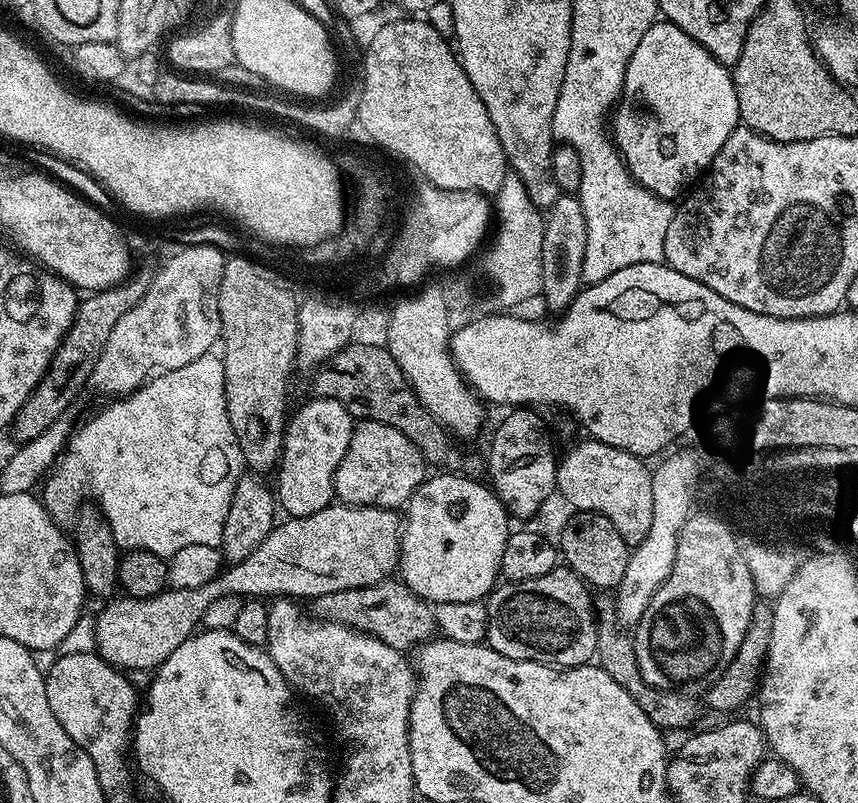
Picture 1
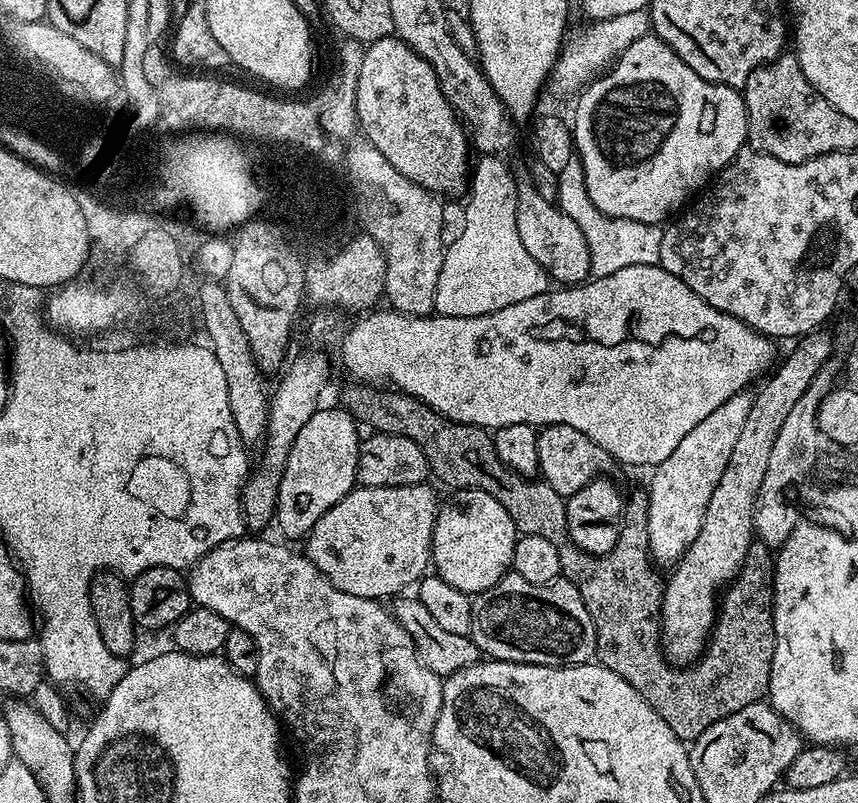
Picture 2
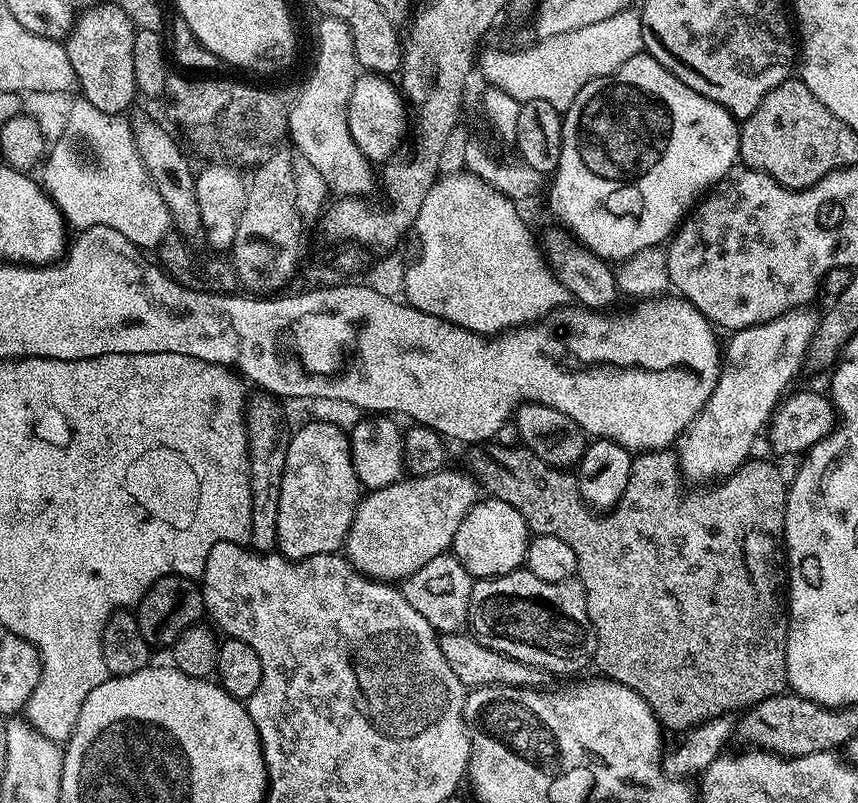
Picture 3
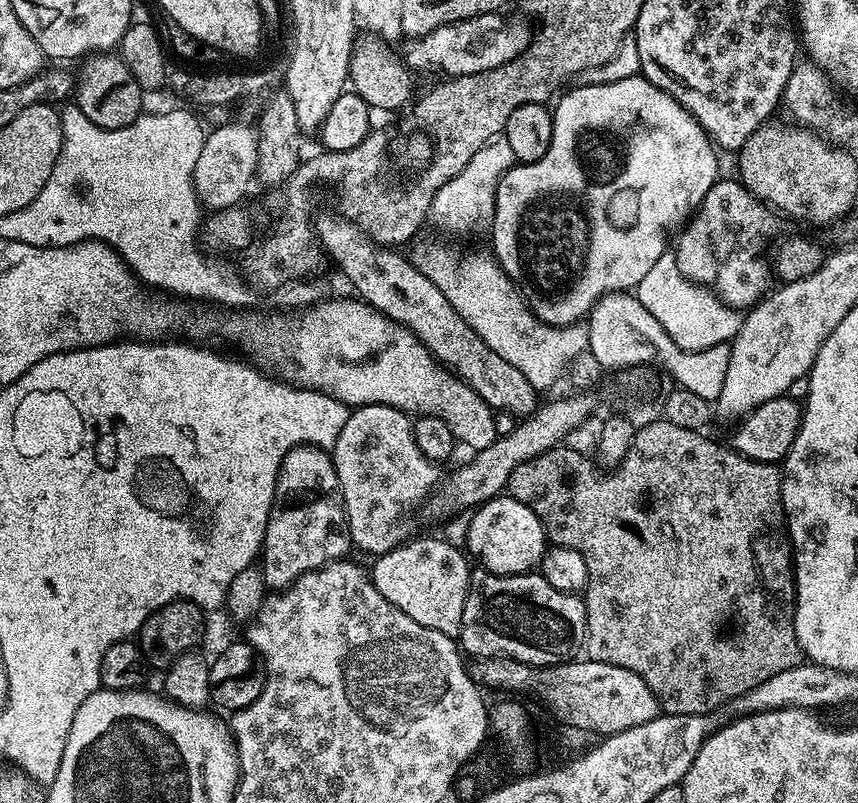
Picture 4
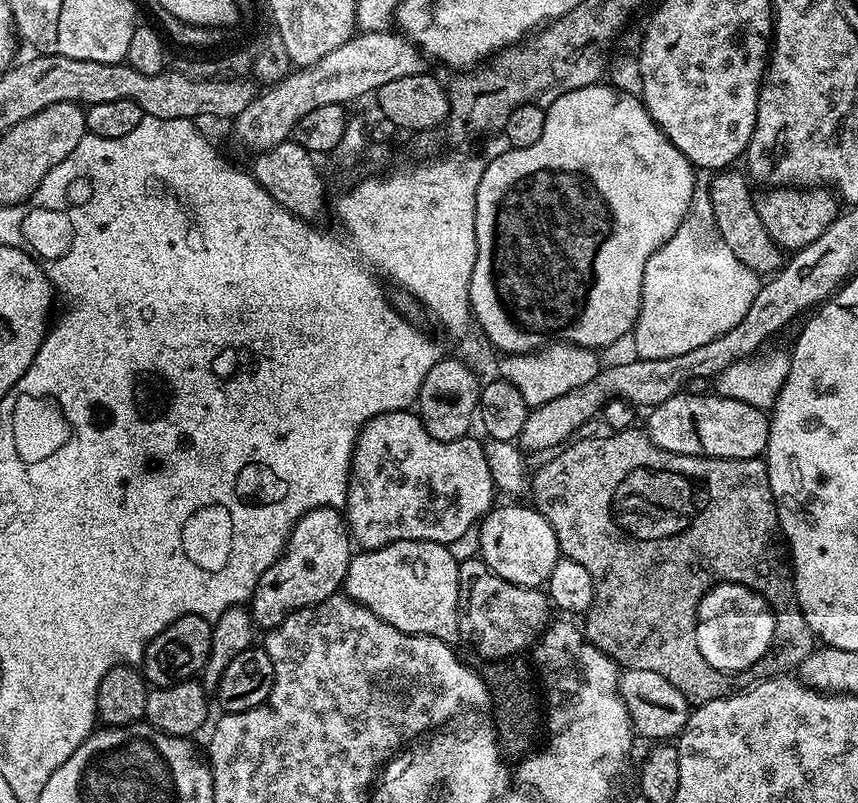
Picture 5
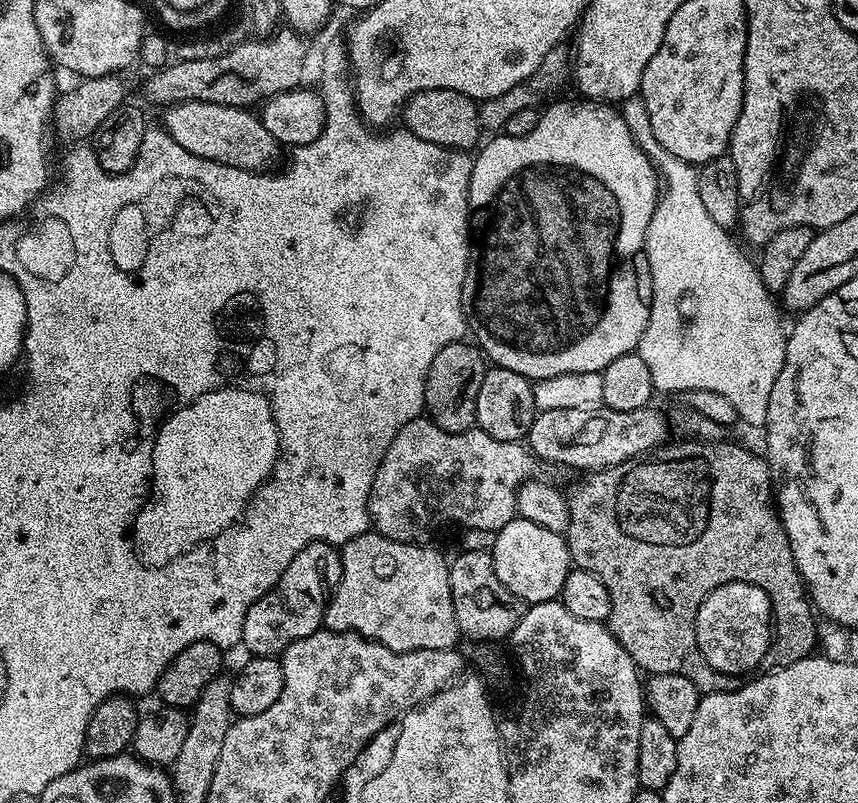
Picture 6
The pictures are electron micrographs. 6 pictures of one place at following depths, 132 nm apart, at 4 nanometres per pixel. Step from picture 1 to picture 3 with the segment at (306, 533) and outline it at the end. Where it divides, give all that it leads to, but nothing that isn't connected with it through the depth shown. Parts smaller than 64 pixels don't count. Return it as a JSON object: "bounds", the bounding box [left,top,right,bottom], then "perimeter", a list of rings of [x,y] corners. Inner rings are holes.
{"bounds":[346,466,482,582],"perimeter":[[[445,466],[439,472],[434,474],[426,474],[425,476],[412,476],[411,478],[401,478],[395,480],[390,486],[382,486],[381,488],[371,489],[356,505],[356,513],[350,522],[350,530],[348,531],[348,539],[346,541],[346,555],[348,561],[370,580],[382,580],[385,582],[403,582],[410,574],[414,574],[426,566],[426,562],[430,562],[430,558],[438,558],[445,555],[451,549],[454,542],[454,534],[458,534],[458,526],[462,526],[462,518],[466,518],[466,514],[481,499],[482,492],[478,487],[475,476],[467,471],[455,472],[451,466]]]}

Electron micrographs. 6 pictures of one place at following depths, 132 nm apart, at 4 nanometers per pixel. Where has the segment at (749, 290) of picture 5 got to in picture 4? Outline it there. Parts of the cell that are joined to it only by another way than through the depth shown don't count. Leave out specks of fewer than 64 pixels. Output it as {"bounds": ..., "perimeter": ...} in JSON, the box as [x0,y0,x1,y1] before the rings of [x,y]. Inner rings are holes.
{"bounds":[636,251,743,350],"perimeter":[[[666,251],[654,262],[654,266],[650,266],[650,271],[642,278],[636,289],[636,295],[639,301],[642,302],[646,310],[654,315],[662,324],[662,327],[672,337],[672,340],[682,347],[684,350],[701,350],[705,347],[706,336],[711,338],[730,338],[735,335],[736,326],[743,320],[743,315],[735,308],[729,307],[728,304],[723,304],[720,297],[717,296],[712,289],[702,287],[694,283],[692,280],[686,279],[681,270],[678,269],[678,264],[675,255],[671,251]]]}

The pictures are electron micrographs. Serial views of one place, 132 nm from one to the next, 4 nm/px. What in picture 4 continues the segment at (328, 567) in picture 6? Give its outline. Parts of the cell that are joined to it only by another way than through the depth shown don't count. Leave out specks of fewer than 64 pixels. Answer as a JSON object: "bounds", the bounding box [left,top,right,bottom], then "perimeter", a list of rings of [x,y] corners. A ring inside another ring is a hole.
{"bounds":[258,444,353,590],"perimeter":[[[310,444],[292,448],[280,467],[276,483],[276,502],[266,526],[264,547],[258,566],[264,571],[268,590],[289,588],[296,579],[319,568],[343,560],[353,547],[348,533],[344,499],[331,455]]]}

